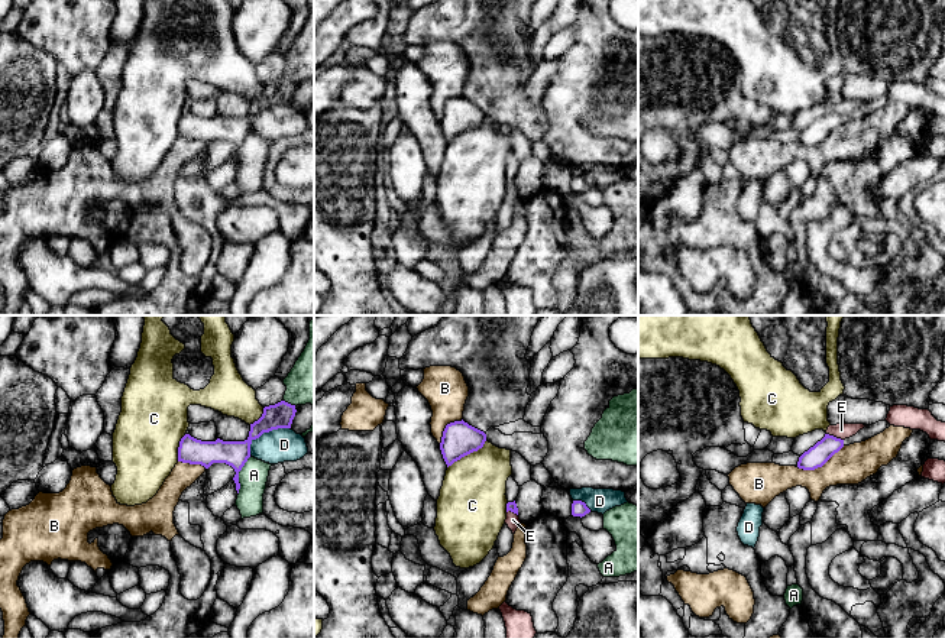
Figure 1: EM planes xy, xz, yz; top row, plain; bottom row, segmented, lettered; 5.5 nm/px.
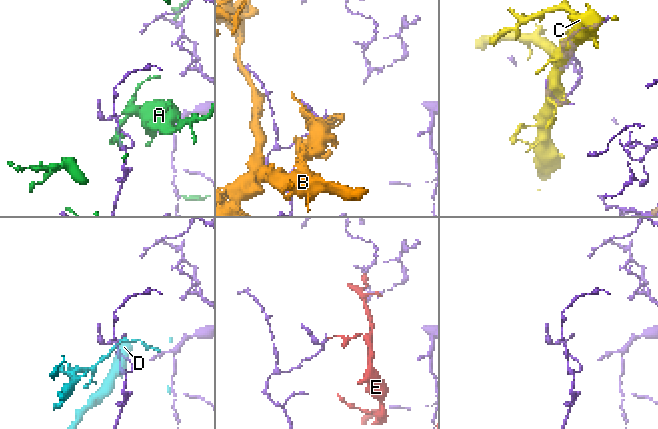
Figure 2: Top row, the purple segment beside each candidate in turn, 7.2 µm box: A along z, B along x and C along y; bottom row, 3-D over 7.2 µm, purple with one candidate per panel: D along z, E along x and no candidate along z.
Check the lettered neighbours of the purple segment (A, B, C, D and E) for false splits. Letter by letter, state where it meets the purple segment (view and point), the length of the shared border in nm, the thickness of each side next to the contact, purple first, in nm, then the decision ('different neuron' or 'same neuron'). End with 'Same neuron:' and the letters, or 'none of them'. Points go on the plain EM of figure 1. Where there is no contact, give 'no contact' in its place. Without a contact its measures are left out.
A: contact xy (238, 151); length 220 nm; calibres 140 and 160 nm; different neuron
B: contact yz (821, 142); length 300 nm; calibres 120 and 220 nm; different neuron
C: contact xz (468, 129); length 280 nm; calibres 190 and 360 nm; different neuron
D: contact xy (264, 107); length 280 nm; calibres 140 and 190 nm; different neuron
E: contact yz (835, 113); length 100 nm; calibres 120 and 90 nm; different neuron
Same neuron: none of them

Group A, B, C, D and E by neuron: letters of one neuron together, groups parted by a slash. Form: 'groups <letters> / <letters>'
groups A / B / C / D / E

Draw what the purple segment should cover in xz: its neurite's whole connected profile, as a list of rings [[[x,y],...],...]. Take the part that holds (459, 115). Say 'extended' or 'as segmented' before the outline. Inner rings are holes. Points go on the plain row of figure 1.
as segmented; [[[463,95],[447,100],[440,119],[440,126],[447,143],[482,124],[485,117],[486,110]]]

